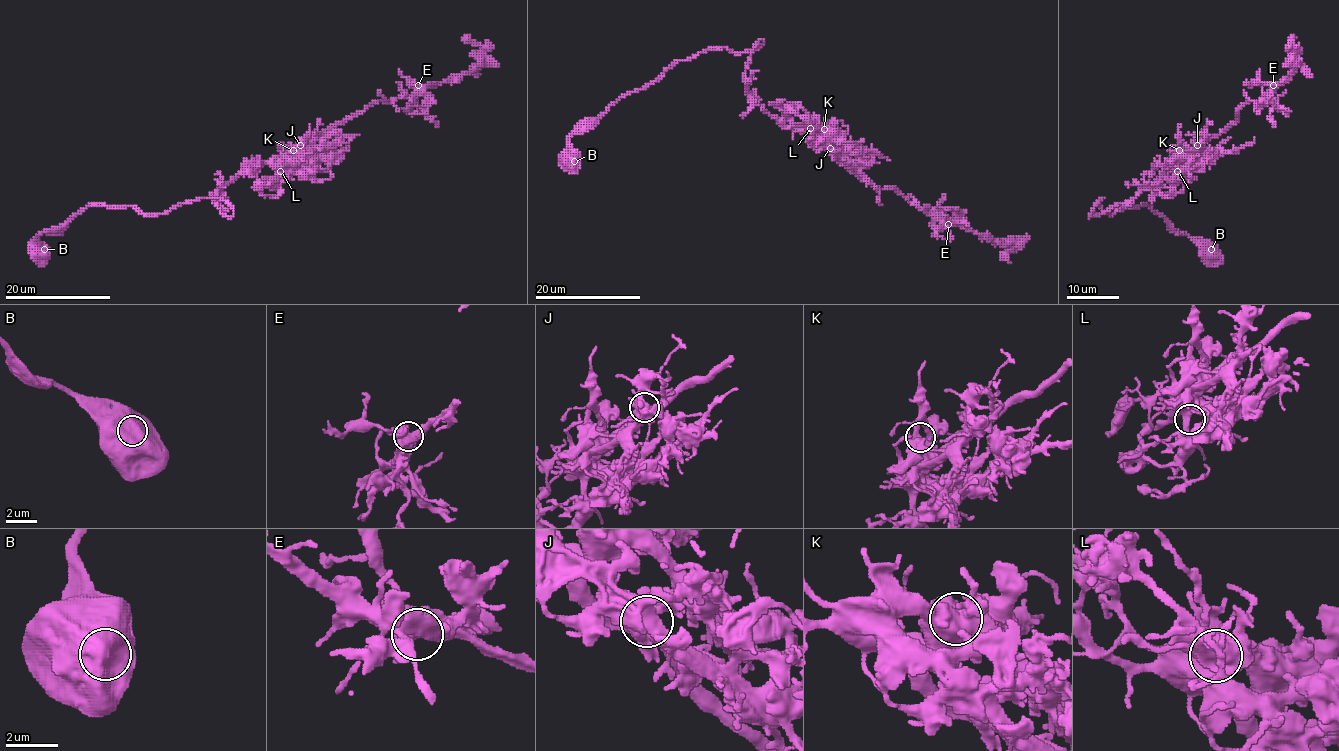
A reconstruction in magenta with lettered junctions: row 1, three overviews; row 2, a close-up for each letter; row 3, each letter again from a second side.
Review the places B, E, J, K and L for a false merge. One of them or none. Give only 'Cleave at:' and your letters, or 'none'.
Cleave at: none

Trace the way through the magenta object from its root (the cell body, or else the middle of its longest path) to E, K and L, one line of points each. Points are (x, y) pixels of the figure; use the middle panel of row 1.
E: (573, 158), (573, 133), (676, 62), (718, 48), (754, 52), (762, 40), (745, 84), (768, 113), (948, 224)
K: (573, 158), (573, 133), (676, 62), (718, 48), (754, 52), (760, 40), (746, 91), (788, 127), (824, 129)
L: (573, 158), (573, 133), (676, 62), (718, 48), (754, 52), (760, 40), (746, 91), (788, 127), (810, 128)

